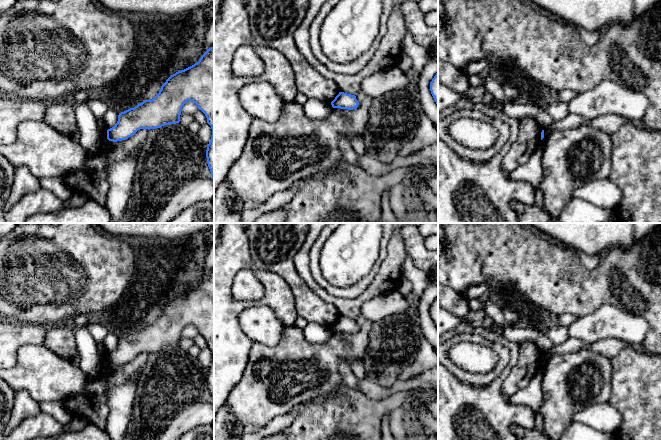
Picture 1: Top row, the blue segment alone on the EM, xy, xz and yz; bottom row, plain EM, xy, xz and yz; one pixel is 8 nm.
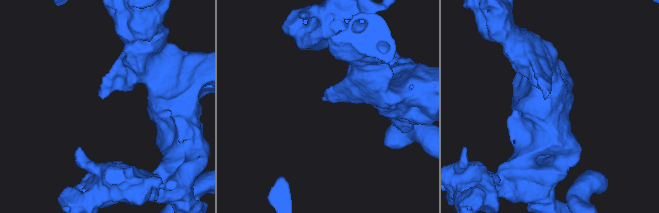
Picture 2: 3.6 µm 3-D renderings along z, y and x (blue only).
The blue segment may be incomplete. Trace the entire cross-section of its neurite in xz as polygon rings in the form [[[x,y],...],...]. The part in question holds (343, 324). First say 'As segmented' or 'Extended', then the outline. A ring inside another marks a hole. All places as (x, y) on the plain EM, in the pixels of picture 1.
As segmented. [[[339,316],[335,323],[331,326],[333,332],[353,334],[359,329],[356,320]]]

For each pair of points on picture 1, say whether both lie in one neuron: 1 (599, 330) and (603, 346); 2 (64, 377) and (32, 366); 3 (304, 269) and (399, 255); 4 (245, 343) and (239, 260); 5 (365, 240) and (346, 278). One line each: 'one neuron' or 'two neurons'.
1: two neurons
2: one neuron
3: one neuron
4: one neuron
5: one neuron

